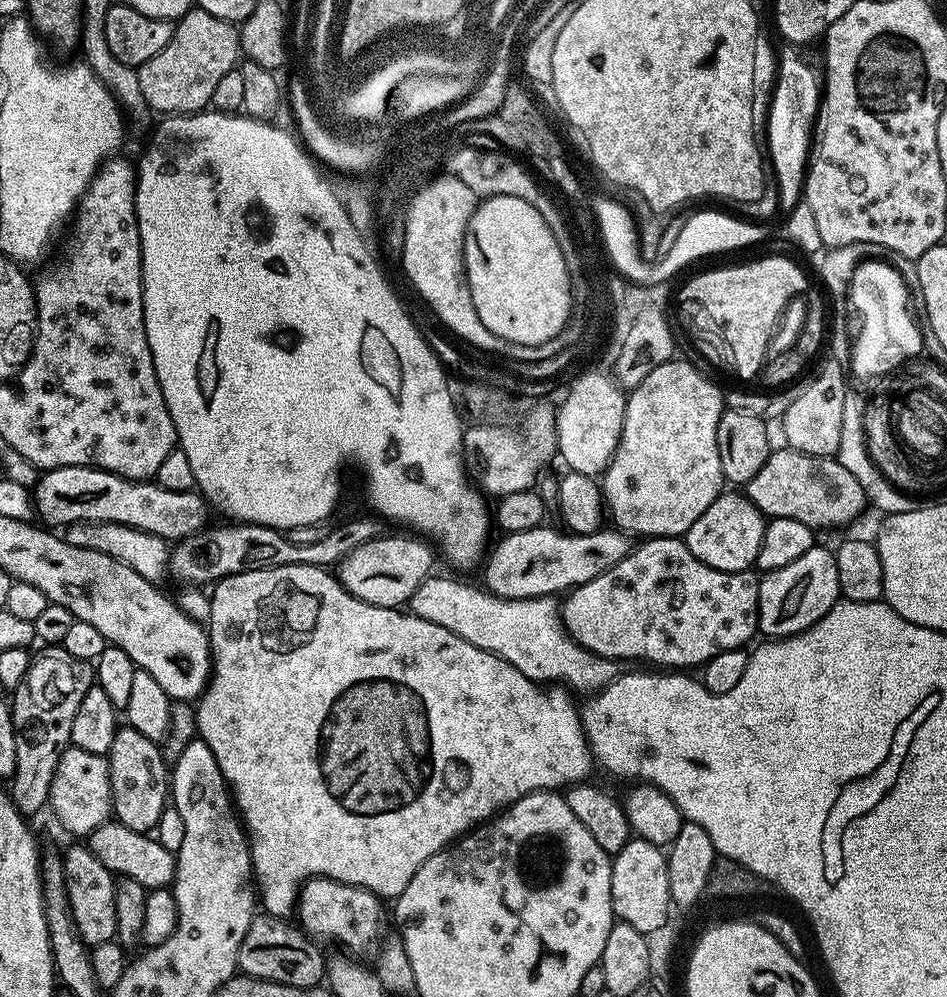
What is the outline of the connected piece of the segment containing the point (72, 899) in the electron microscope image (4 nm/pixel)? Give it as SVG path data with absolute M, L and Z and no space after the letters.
M81 846L63 853L64 882L68 891L69 906L72 907L73 921L80 936L88 946L99 946L115 941L116 935L116 885L113 873L92 853L91 848Z

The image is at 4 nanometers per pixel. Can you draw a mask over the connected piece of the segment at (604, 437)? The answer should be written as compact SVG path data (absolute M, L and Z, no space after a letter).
M588 372L585 376L578 377L573 382L568 397L561 402L560 412L558 408L555 413L558 456L559 459L564 459L565 465L563 467L569 472L599 477L608 469L608 463L614 458L624 425L626 392L609 373L608 376L604 372Z

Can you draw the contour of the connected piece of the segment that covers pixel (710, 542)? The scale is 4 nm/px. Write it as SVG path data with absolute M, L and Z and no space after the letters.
M725 491L714 502L710 502L710 506L706 506L706 510L698 518L698 522L694 522L694 526L690 526L690 530L682 537L690 554L694 554L694 558L706 562L706 566L714 570L723 572L747 572L755 565L758 558L758 546L762 546L762 534L766 523L766 517L760 513L758 506L754 506L754 502L750 502L747 495L740 493L739 496L736 492L739 491Z

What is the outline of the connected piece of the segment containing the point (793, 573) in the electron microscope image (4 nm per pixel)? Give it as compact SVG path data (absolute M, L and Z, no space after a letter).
M823 546L806 550L802 558L782 566L782 570L763 573L758 594L758 632L764 638L783 638L804 632L821 620L841 599L836 557Z

